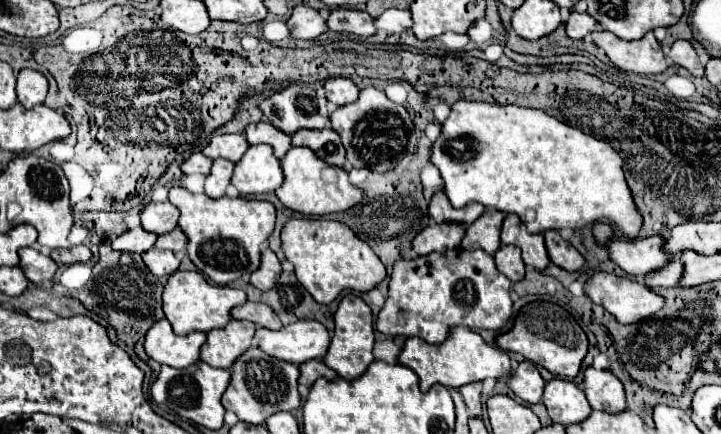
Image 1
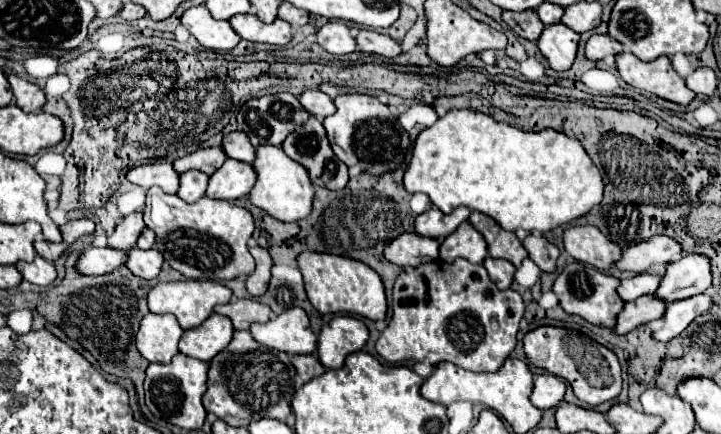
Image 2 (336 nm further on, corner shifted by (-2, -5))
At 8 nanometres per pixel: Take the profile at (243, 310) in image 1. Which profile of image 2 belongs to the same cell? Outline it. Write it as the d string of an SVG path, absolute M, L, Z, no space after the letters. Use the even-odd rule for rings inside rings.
M237 299L227 305L217 305L215 313L229 317L237 331L247 331L251 323L267 323L273 317L267 305L251 299Z

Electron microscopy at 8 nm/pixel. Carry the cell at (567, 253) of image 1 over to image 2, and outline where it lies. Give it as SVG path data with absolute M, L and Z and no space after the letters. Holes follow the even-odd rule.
M529 235L523 239L523 247L527 249L529 257L539 265L541 271L555 271L555 261L559 257L559 249L549 243L545 237L537 237L537 235Z

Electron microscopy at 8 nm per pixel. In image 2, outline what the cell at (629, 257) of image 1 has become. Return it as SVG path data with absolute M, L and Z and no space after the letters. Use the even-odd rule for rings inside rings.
M569 227L563 235L563 245L571 257L601 271L609 271L621 259L619 245L609 241L597 227Z

